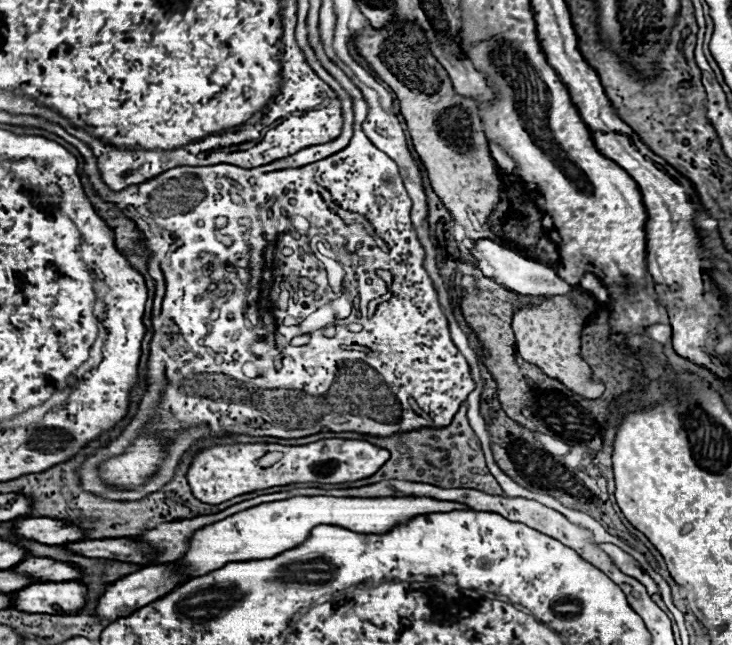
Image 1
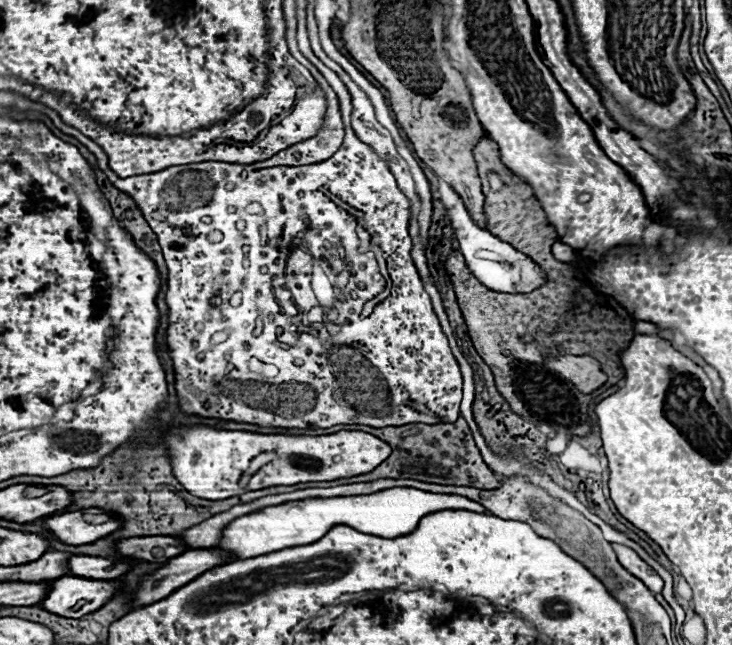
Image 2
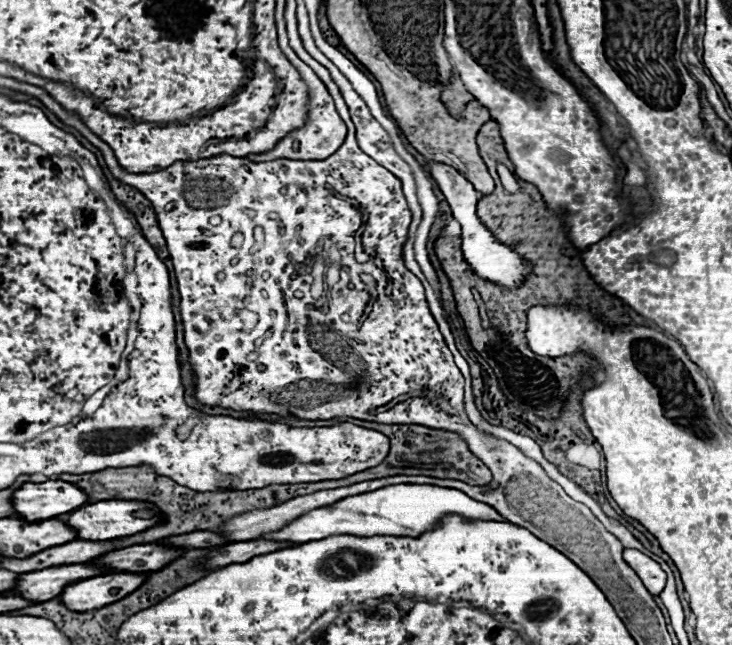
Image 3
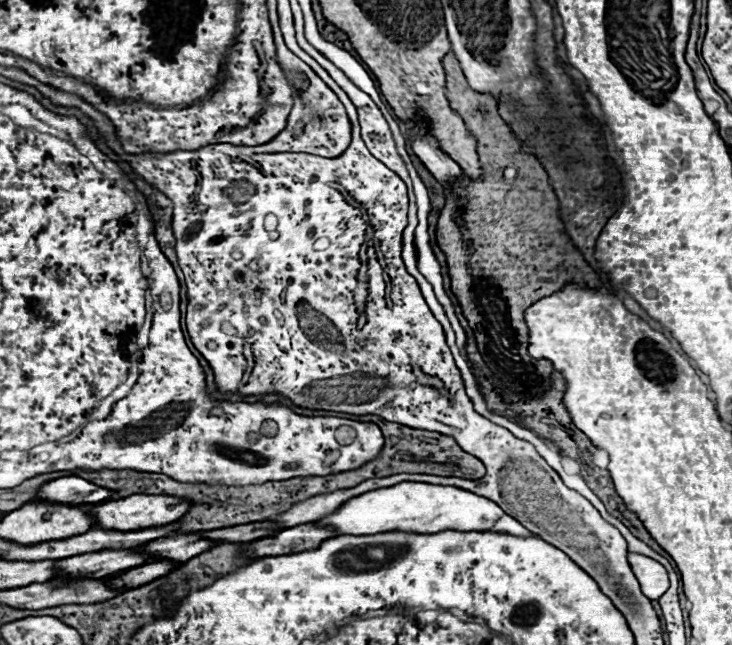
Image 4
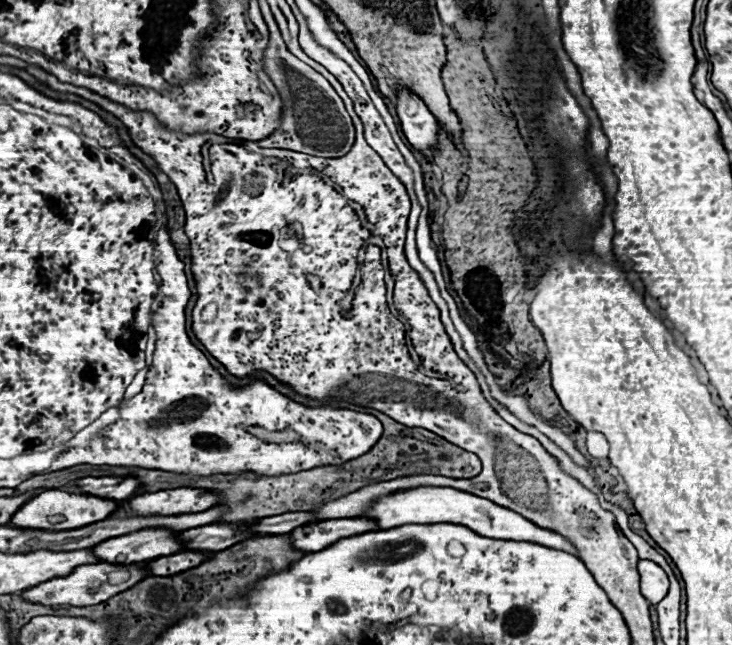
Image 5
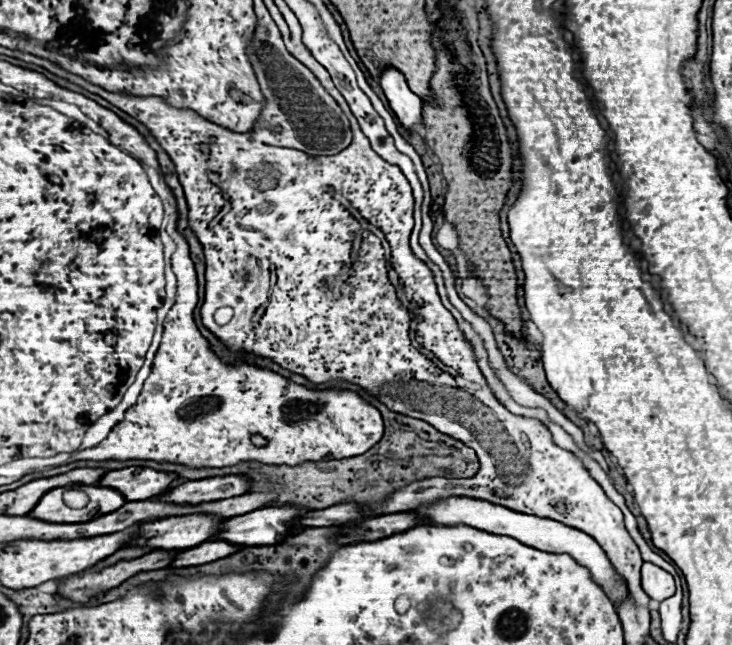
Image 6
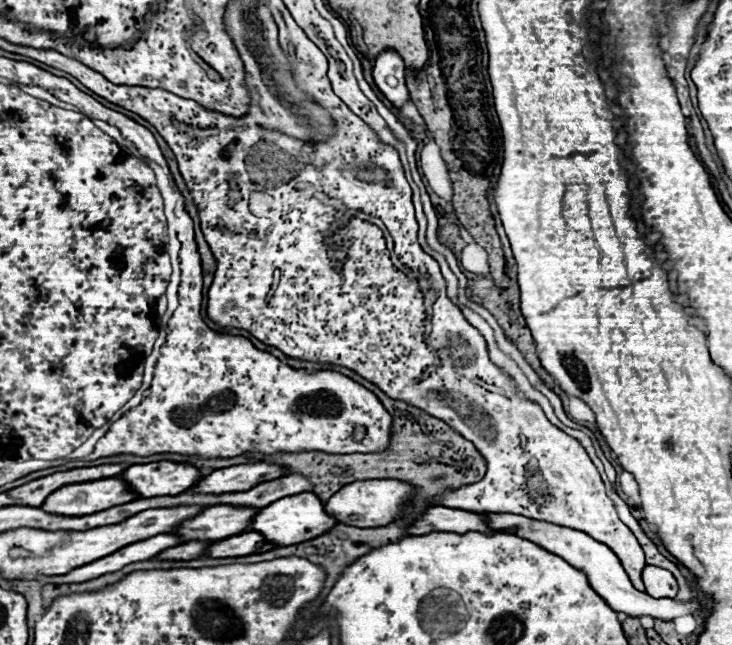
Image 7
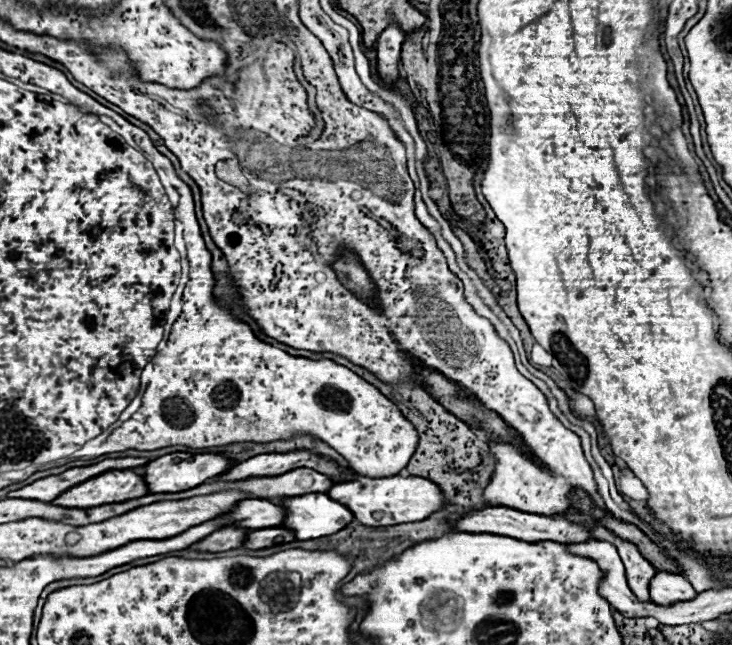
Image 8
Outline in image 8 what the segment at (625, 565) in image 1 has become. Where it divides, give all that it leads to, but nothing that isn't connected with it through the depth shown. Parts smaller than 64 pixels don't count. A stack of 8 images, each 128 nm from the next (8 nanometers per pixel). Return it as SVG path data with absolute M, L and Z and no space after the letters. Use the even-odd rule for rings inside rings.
M658 570L656 576L650 580L650 598L656 604L674 604L682 600L692 600L694 596L694 588L682 574Z

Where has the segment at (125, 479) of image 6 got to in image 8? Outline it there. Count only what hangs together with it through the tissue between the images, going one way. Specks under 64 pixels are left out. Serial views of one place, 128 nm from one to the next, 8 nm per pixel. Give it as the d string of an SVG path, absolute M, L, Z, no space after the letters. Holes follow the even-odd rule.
M174 452L174 454L166 454L160 456L152 462L148 462L142 468L142 478L146 478L146 486L150 488L150 492L184 492L190 488L200 486L202 482L220 476L222 472L226 472L226 468L230 468L234 464L234 460L228 460L220 454L186 454L186 452Z

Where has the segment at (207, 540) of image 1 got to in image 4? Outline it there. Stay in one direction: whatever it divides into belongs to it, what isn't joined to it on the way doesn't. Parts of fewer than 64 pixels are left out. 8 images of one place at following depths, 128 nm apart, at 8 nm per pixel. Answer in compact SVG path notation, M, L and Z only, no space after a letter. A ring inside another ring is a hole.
M402 482L390 488L370 490L366 494L346 500L334 514L322 516L314 524L334 528L338 534L378 534L378 532L416 532L416 534L436 534L440 530L490 530L506 532L514 536L532 536L518 520L500 510L492 500L476 496L468 490L456 486L438 486L426 482Z

